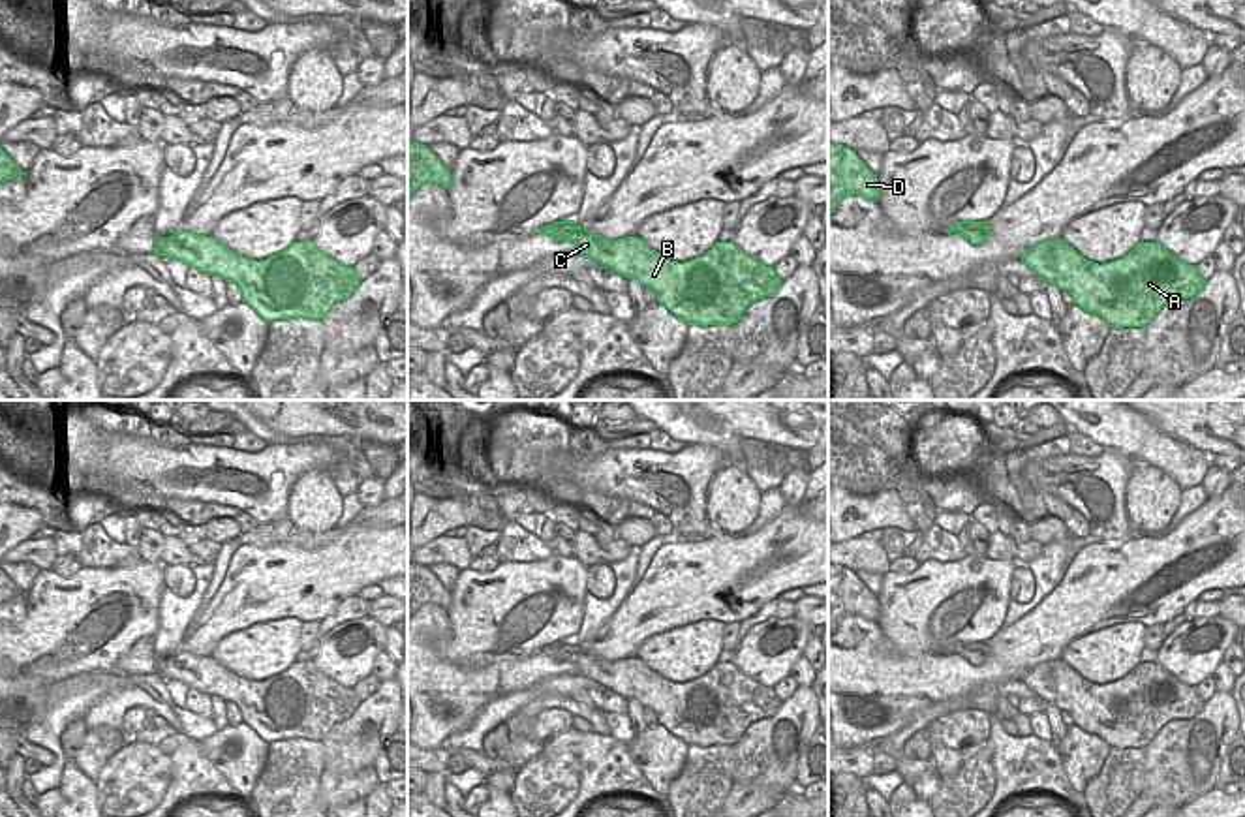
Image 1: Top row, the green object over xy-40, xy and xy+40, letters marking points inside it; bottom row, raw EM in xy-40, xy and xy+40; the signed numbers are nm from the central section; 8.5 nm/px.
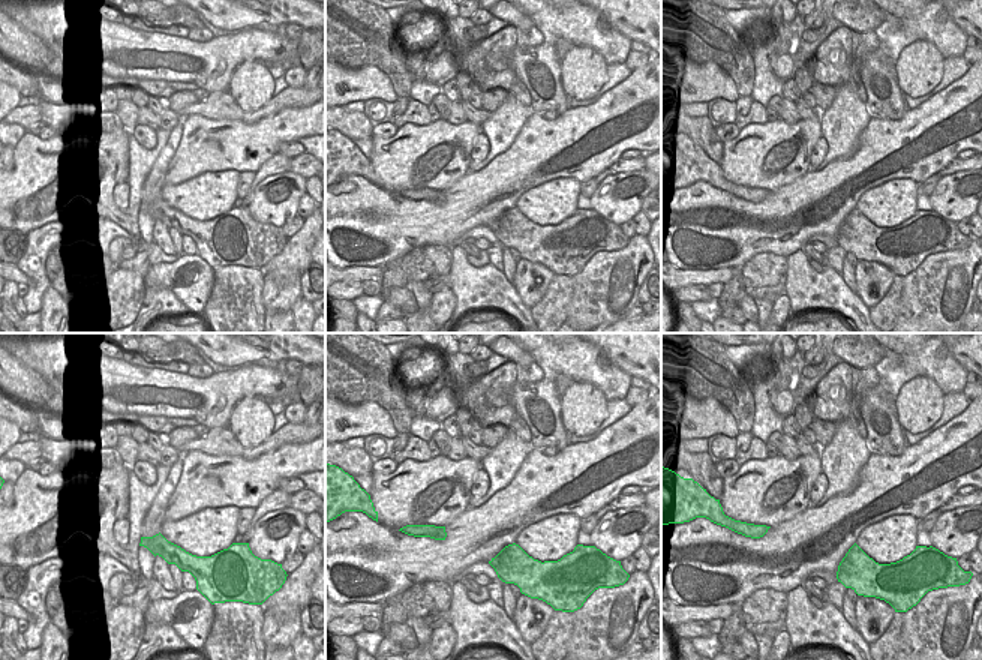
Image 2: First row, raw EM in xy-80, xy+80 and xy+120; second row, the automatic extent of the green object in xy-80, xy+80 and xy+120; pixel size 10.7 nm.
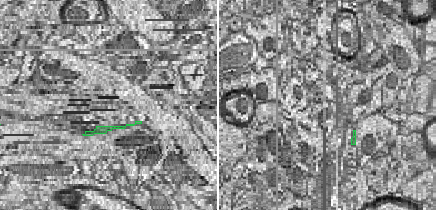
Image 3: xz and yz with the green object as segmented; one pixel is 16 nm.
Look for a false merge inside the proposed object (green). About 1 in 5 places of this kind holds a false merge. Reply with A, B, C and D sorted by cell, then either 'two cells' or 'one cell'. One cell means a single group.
groups A B C D; one cell

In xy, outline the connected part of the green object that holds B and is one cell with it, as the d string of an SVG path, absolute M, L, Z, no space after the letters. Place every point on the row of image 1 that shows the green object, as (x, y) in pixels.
M575 220L554 222L537 233L573 240L575 254L650 285L659 304L687 325L732 325L751 302L774 297L781 287L774 267L749 257L732 240L715 242L704 255L678 263L638 237L607 240Z

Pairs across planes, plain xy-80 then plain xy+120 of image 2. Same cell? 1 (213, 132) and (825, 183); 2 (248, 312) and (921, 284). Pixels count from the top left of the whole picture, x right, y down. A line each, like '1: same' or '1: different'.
1: same
2: different

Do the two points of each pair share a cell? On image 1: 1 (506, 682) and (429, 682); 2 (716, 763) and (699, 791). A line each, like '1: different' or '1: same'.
1: same
2: same

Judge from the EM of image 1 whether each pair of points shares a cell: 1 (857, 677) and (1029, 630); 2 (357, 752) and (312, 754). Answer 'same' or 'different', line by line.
1: same
2: different

